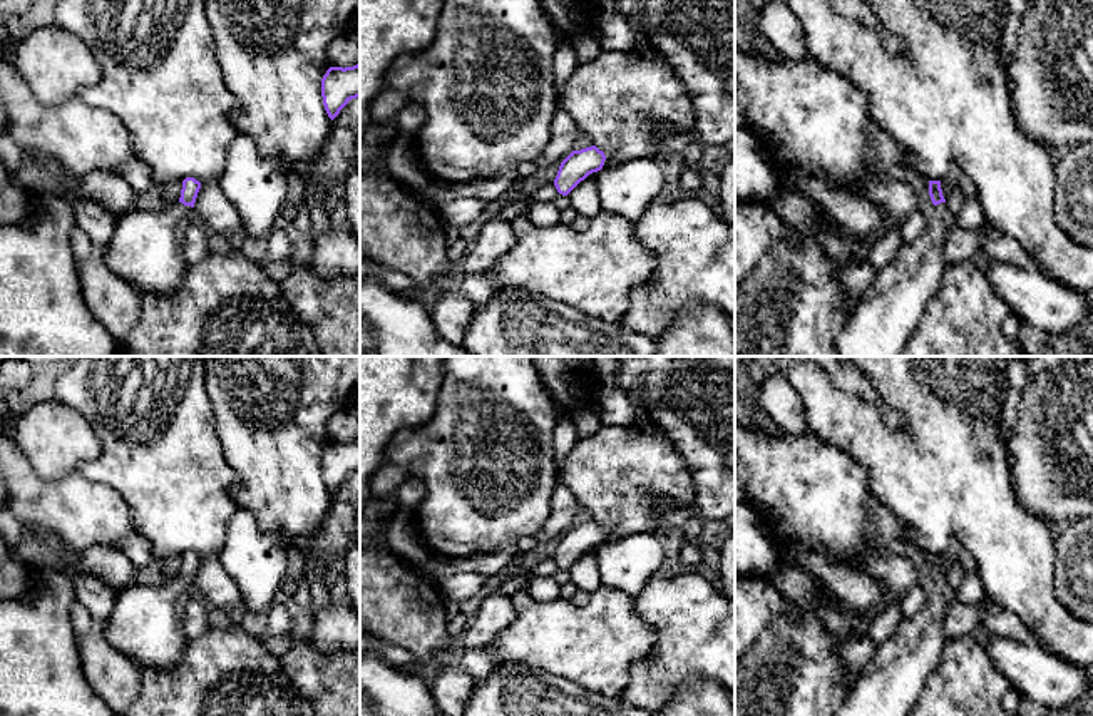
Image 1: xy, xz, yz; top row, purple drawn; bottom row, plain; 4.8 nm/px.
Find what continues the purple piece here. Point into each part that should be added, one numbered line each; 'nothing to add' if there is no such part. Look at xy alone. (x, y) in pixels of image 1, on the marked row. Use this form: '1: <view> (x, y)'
1: xy (146, 248)

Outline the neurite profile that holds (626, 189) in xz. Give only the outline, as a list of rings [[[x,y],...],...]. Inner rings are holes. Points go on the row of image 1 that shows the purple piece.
[[[634,157],[598,174],[601,209],[636,222],[665,187],[654,157]]]

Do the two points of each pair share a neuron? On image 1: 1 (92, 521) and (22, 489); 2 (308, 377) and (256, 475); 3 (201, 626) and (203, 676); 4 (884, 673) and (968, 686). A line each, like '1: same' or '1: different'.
1: same
2: same
3: different
4: different

